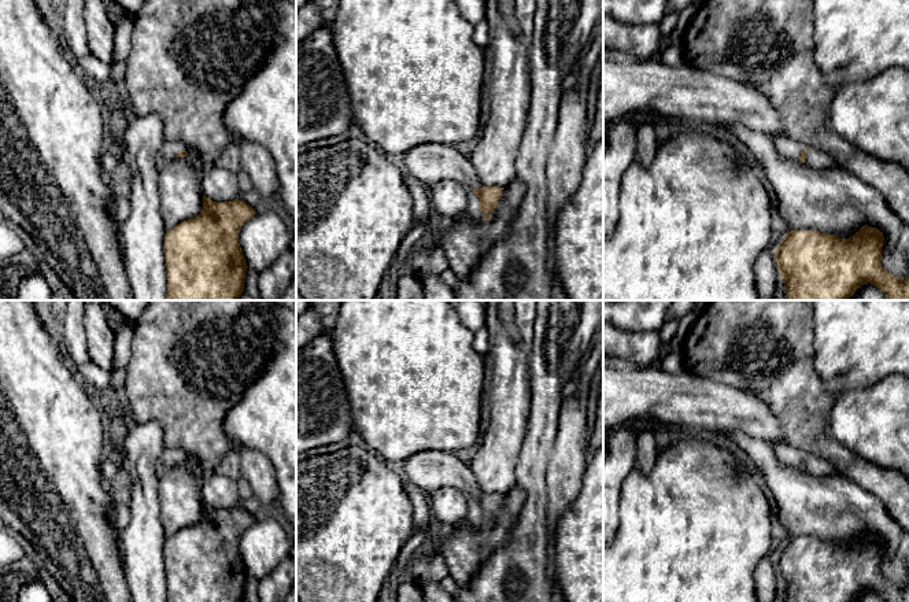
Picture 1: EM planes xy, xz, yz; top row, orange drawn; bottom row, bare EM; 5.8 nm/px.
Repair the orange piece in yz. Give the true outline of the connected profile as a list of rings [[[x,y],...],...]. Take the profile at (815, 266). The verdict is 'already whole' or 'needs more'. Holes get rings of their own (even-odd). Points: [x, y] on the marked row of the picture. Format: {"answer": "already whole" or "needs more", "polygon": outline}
{"answer": "already whole", "polygon": [[[868,225],[850,239],[816,230],[790,230],[775,250],[786,300],[847,300],[866,282],[876,285],[888,300],[909,300],[909,276],[899,280],[882,266],[883,241],[882,232]]]}

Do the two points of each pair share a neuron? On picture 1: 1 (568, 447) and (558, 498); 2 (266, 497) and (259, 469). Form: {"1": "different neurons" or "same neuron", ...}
{"1": "same neuron", "2": "same neuron"}

